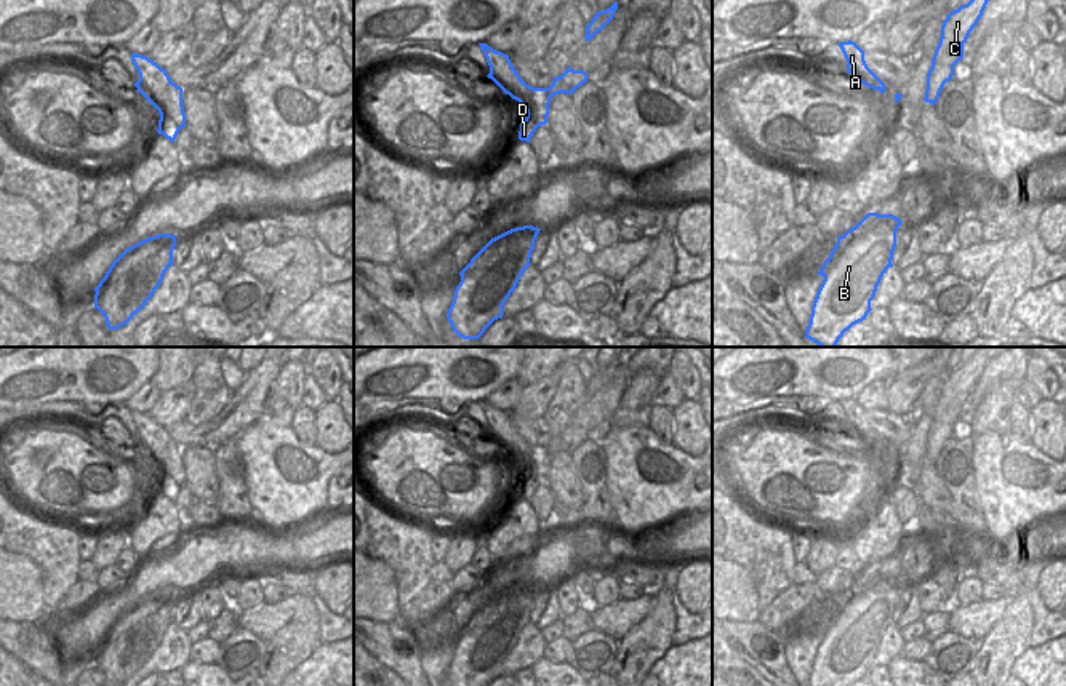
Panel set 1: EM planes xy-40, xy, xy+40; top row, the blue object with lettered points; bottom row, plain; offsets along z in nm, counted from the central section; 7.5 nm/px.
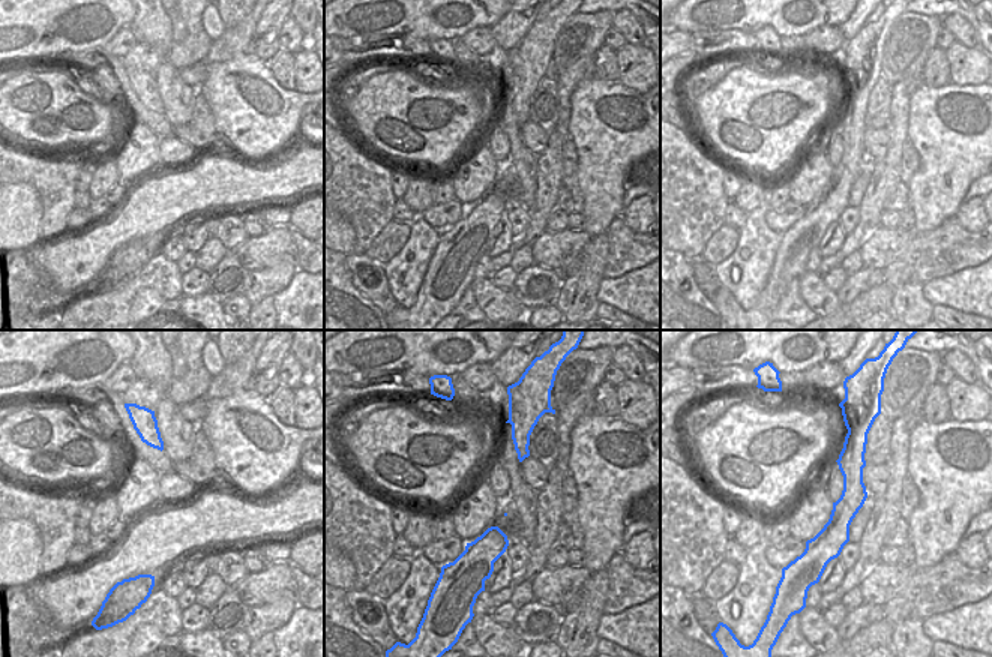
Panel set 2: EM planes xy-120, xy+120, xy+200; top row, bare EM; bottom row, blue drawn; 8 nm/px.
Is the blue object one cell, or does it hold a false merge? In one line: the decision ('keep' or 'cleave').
cleave

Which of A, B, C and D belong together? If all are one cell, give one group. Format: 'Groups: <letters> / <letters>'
Groups: A D / B C

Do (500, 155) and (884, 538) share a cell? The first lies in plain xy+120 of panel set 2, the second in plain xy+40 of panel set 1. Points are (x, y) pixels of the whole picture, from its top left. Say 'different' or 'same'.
different

